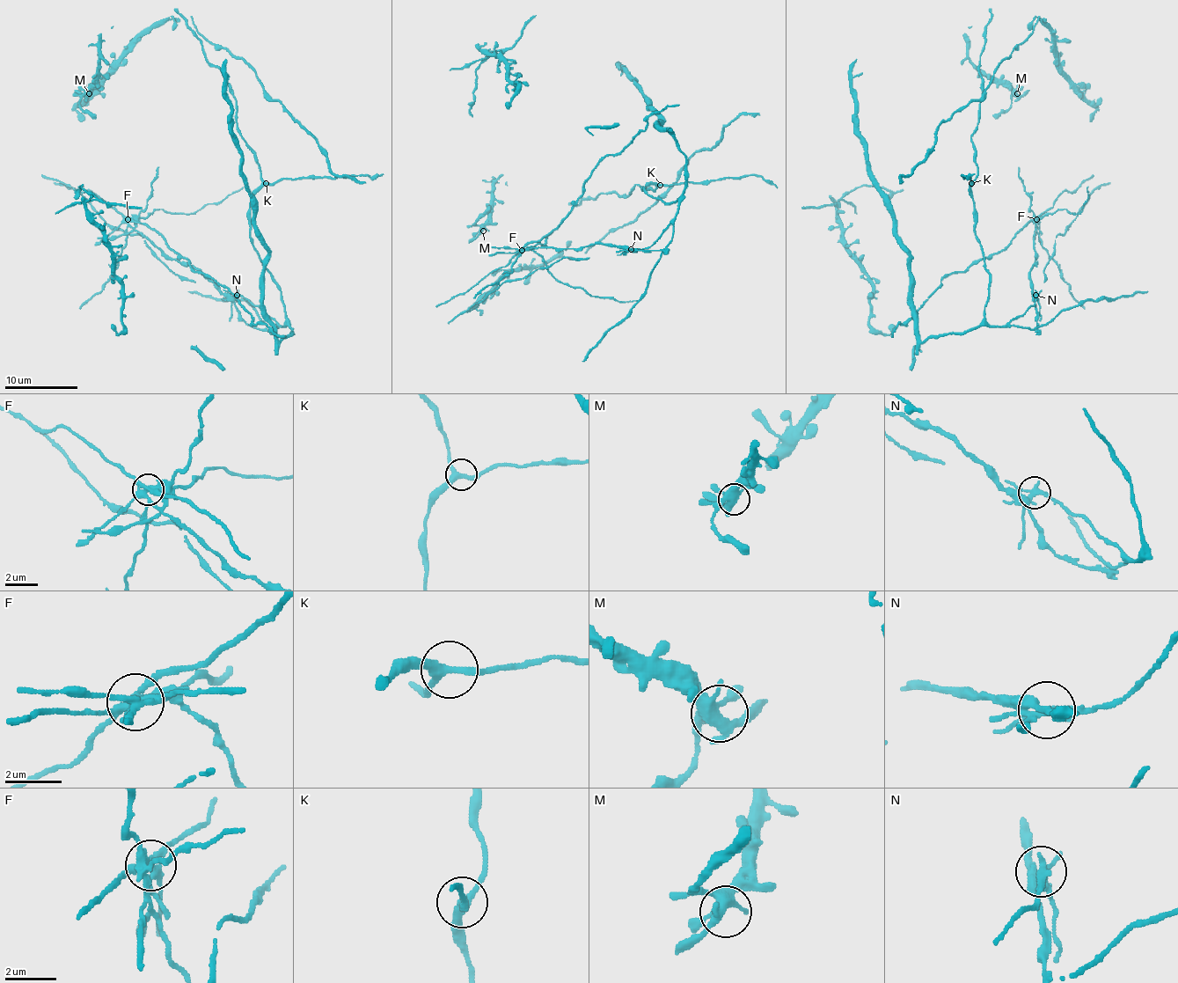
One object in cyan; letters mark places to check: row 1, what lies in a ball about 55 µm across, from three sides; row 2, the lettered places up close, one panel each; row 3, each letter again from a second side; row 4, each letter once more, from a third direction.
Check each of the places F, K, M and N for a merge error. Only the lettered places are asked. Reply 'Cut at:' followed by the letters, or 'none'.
Cut at: F, N

